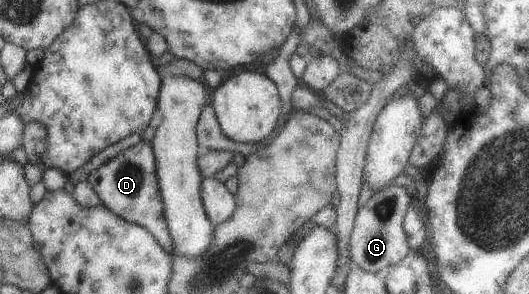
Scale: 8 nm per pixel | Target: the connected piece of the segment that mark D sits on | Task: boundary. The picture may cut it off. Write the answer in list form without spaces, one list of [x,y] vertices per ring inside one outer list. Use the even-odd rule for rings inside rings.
[[[145,139],[120,151],[116,156],[93,169],[86,177],[86,183],[95,191],[100,204],[113,215],[132,224],[144,227],[154,240],[171,254],[172,239],[169,235],[162,211],[159,182],[155,175],[155,160],[152,145]]]

